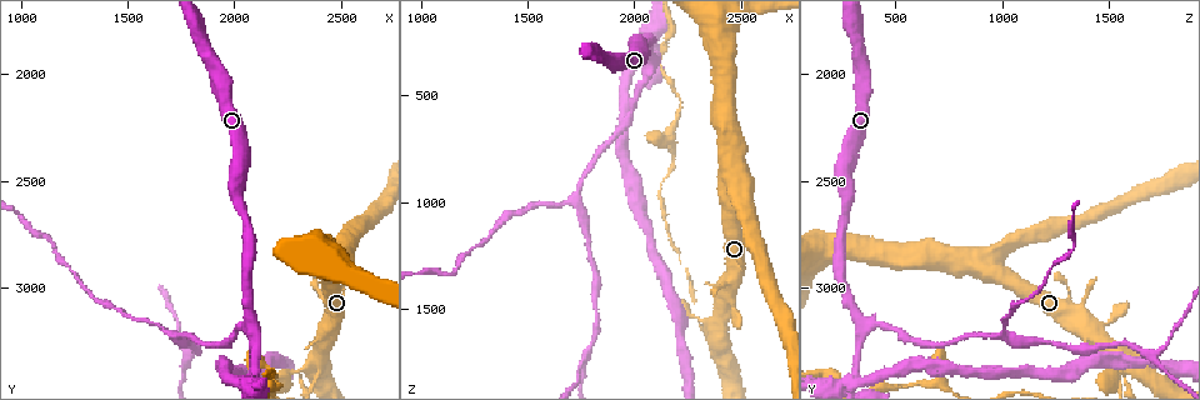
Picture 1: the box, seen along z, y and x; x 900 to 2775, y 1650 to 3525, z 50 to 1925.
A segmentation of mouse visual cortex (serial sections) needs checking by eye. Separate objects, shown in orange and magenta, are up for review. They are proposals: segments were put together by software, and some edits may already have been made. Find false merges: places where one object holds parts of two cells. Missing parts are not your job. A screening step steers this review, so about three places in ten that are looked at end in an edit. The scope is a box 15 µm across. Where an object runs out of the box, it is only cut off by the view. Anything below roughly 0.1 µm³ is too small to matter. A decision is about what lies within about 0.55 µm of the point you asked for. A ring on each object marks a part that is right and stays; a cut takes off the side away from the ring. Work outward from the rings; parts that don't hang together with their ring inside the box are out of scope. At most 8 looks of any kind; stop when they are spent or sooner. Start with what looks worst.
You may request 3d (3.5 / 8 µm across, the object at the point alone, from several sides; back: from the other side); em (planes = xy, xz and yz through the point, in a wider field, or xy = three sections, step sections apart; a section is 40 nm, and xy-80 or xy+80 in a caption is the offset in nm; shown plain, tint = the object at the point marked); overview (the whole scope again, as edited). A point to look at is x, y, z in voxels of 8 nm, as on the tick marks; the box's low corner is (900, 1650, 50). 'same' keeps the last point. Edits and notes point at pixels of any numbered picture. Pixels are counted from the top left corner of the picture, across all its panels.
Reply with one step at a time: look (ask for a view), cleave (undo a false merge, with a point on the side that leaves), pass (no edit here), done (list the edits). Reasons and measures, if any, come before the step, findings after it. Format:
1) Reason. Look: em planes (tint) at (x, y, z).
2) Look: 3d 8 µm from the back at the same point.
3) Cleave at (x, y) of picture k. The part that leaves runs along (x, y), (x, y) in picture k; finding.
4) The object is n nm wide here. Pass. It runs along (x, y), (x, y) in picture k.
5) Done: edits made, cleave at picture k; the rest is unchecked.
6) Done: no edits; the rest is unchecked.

Arms part here. Look: 3d 3.5 µm from the back at (2060, 3170, 350).

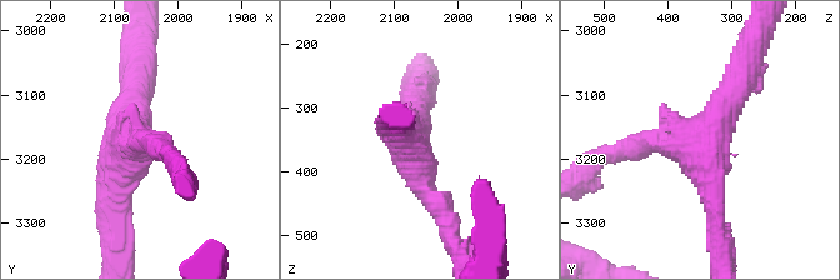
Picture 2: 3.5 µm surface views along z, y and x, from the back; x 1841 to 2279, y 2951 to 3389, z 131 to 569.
Look: em xy step 1 (tint) at (2070, 3160, 335).

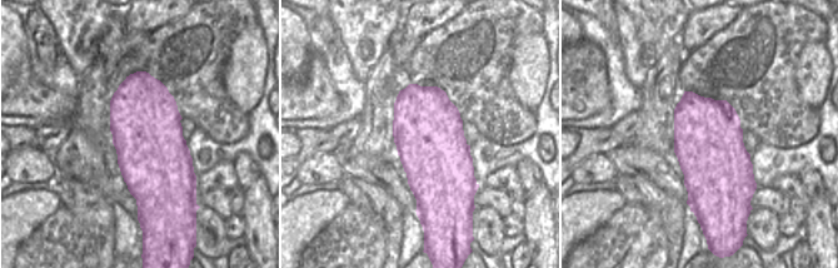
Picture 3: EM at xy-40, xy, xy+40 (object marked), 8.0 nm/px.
Pass. One cell here.

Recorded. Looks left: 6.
Thick turns thin. Look: 3d 8 µm at (2240, 3420, 1510).

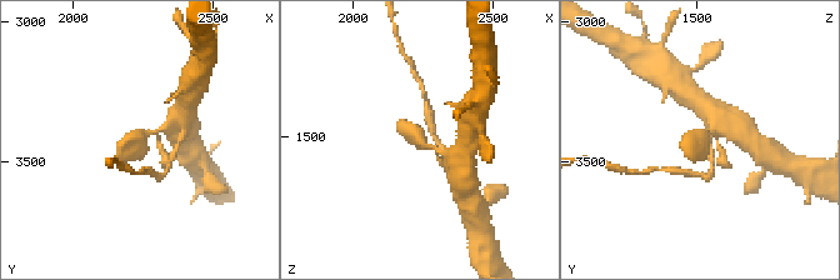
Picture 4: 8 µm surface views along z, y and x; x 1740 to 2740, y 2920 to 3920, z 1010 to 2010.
Closer look. Look: 3d 3.5 µm at (2260, 3410, 1510).

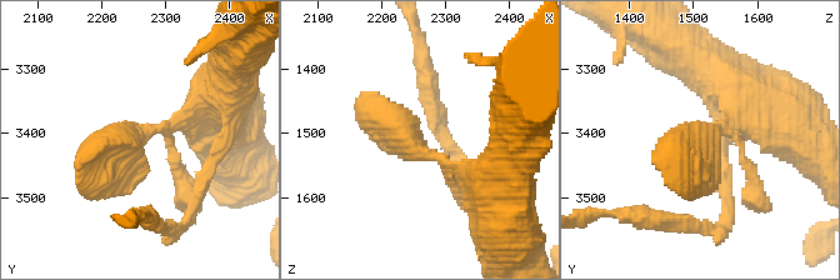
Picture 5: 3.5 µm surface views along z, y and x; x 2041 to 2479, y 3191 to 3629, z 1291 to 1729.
Look: em xy step 5 (tint) at (2245, 3410, 1515).

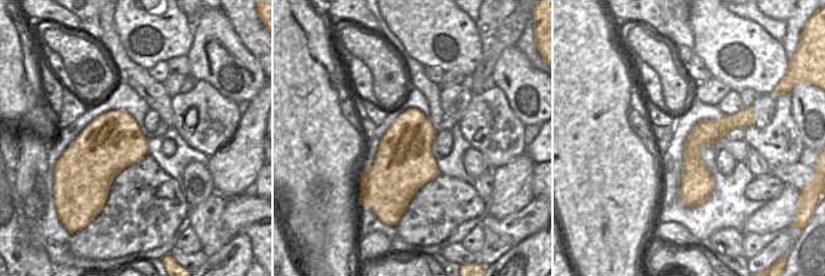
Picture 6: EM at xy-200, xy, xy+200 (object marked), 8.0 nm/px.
Pass. It runs along (745, 110), (693, 149), (690, 200) in picture 6; all the same cell.

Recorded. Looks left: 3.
A fork. Look: 3d 3.5 µm at (1730, 3230, 970).

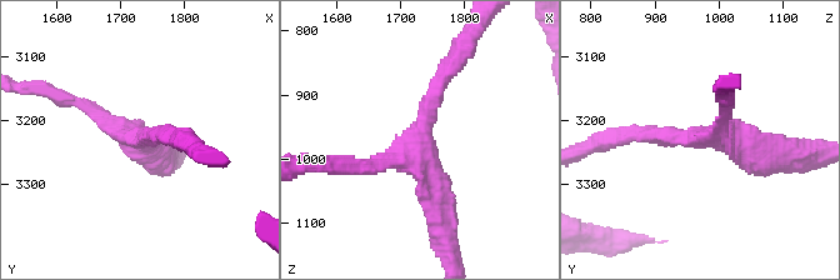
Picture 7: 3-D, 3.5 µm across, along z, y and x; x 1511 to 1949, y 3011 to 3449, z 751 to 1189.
3 arms meet here; the arms are 150, 200, 350 nm wide. Look: em xy step 2 (tint) at (1730, 3225, 975).

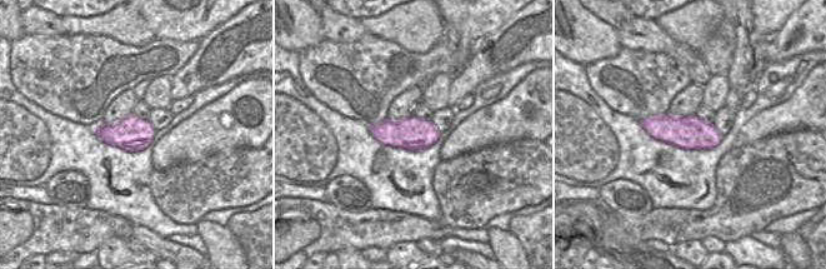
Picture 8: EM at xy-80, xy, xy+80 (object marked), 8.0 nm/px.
Pass. One cell here.

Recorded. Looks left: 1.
Done: no edits; the rest is unchecked.

